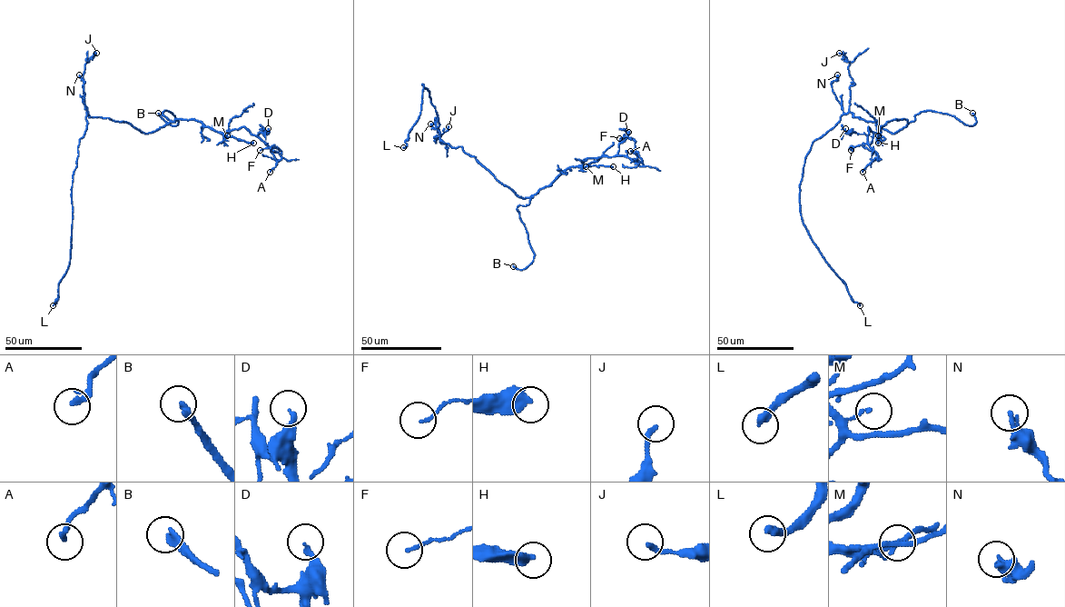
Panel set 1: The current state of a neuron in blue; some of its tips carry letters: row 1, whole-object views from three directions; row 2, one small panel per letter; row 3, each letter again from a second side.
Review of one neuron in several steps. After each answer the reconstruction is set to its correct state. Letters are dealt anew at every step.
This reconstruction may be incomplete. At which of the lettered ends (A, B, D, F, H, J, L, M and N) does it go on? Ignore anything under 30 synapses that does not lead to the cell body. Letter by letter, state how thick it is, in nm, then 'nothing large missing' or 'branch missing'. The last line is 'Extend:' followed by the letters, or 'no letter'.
A: 240 nm thick; nothing large missing
B: 360 nm thick; branch missing
D: 190 nm thick; nothing large missing
F: 120 nm thick; nothing large missing
H: 550 nm thick; nothing large missing
J: 200 nm thick; nothing large missing
L: 320 nm thick; branch missing
M: 120 nm thick; nothing large missing
N: 260 nm thick; nothing large missing
Extend: B, L

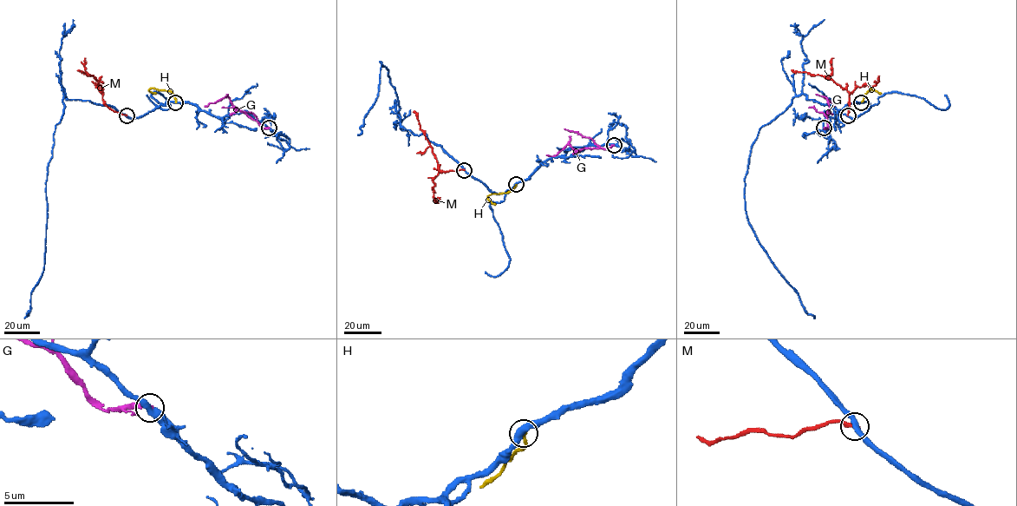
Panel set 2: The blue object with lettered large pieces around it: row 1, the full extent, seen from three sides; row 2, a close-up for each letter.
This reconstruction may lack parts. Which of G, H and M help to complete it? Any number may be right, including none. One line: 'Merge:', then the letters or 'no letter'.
Merge: no letter

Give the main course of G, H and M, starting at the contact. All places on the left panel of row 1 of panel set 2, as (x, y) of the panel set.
G: (269, 128), (263, 128), (244, 113), (237, 110), (226, 96), (205, 106)
H: (176, 102), (169, 91), (153, 88), (148, 90), (156, 93)
M: (127, 115), (108, 108), (96, 79), (78, 70)

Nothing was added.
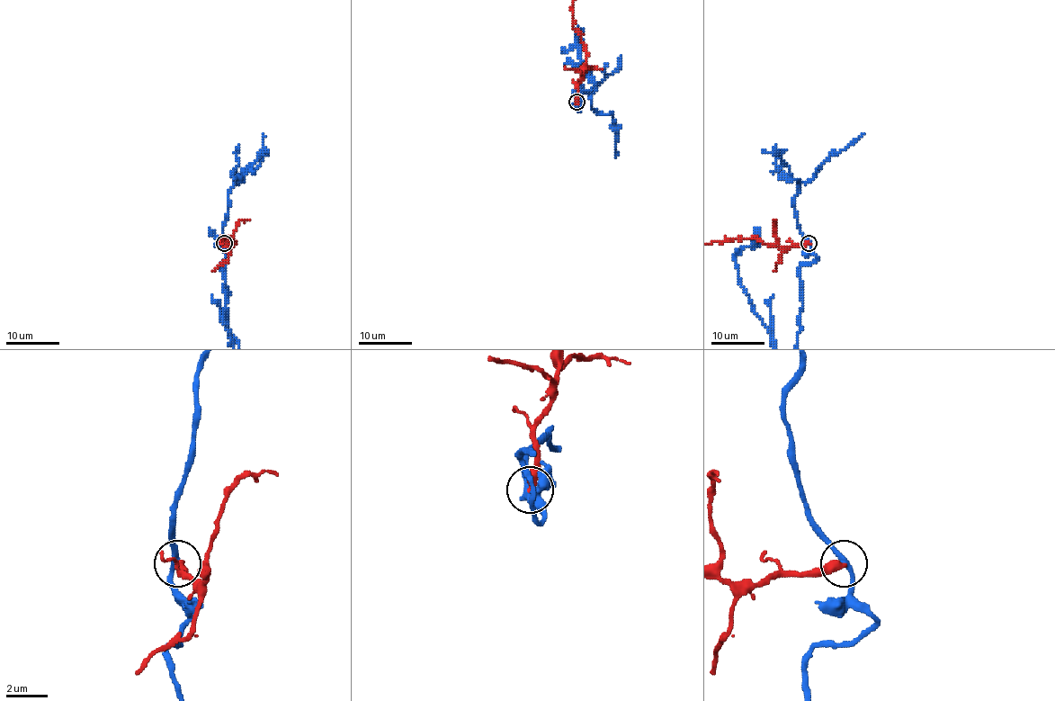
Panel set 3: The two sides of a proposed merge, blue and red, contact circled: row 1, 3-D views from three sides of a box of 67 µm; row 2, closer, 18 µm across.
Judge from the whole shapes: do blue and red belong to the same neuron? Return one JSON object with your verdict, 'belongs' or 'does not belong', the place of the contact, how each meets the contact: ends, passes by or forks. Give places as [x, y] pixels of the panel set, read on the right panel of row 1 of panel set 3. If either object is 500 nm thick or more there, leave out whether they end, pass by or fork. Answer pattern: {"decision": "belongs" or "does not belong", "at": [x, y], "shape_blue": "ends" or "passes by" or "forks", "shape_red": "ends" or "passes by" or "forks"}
{"decision": "does not belong", "at": [809, 243], "shape_blue": "passes by", "shape_red": "ends"}

